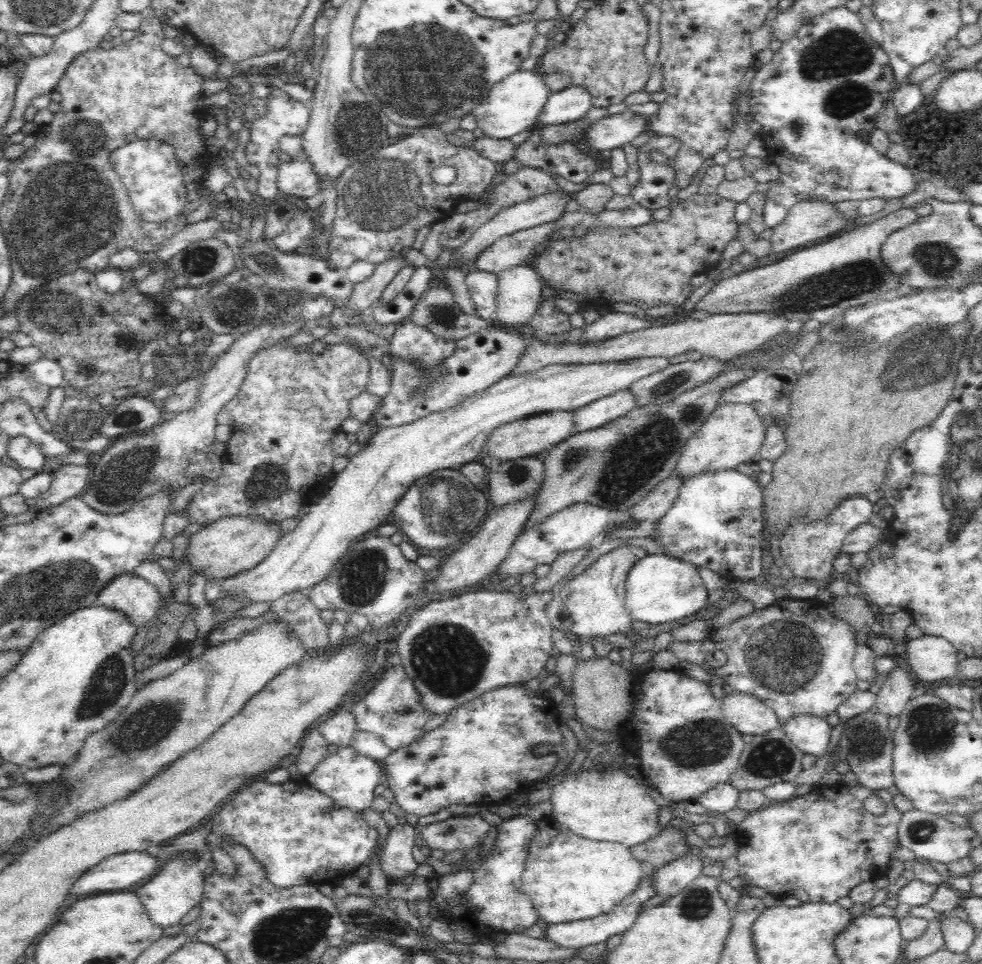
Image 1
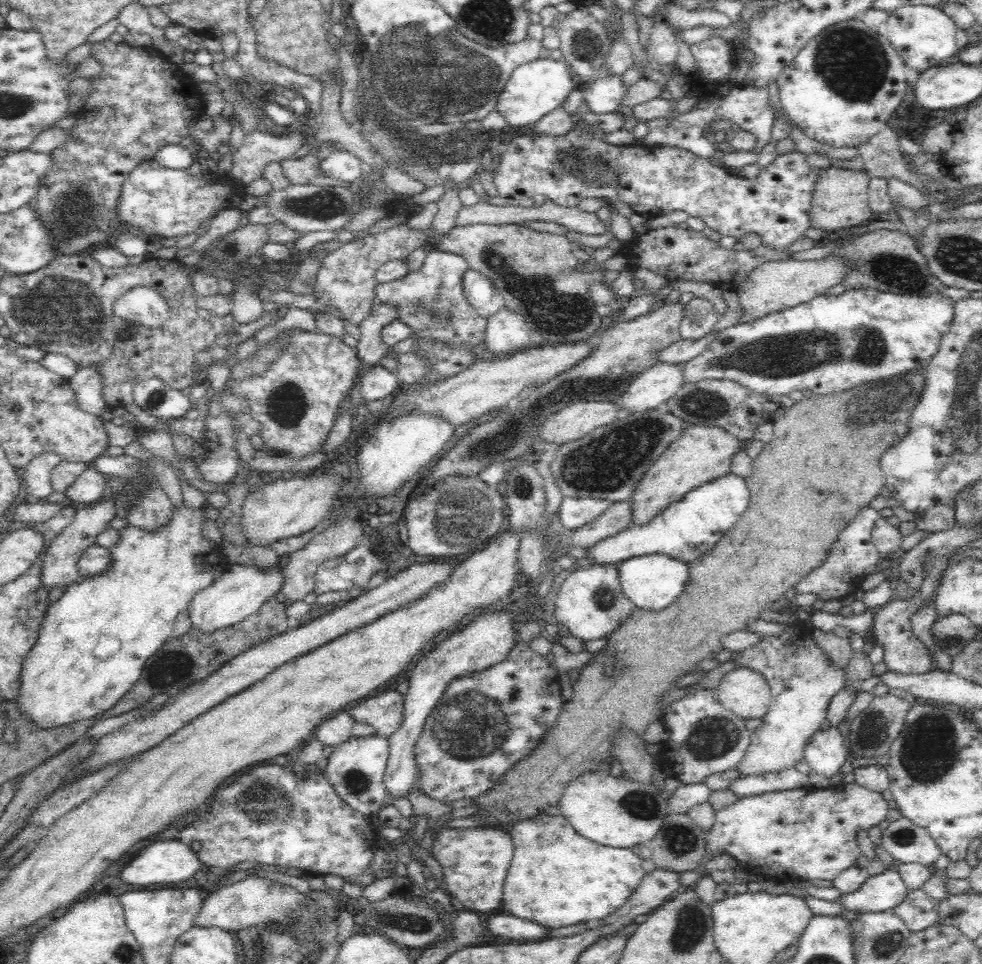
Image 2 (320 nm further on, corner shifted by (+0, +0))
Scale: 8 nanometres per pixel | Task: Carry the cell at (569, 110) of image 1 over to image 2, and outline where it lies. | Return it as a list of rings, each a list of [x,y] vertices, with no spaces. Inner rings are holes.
[[[608,74],[592,84],[579,85],[582,95],[586,99],[586,105],[592,113],[607,114],[616,113],[622,106],[624,96],[628,92],[622,75]]]

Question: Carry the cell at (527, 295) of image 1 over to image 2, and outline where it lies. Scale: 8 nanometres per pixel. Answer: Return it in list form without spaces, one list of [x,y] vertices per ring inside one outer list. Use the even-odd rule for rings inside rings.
[[[500,309],[487,318],[485,342],[482,350],[488,350],[496,357],[507,356],[534,346],[530,330],[524,317],[508,309]]]

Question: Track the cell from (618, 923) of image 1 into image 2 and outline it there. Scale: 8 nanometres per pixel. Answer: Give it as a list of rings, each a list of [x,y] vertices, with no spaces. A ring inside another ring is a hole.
[[[499,913],[489,916],[483,924],[484,928],[488,928],[488,932],[494,936],[504,936],[504,938],[512,938],[512,940],[524,938],[526,942],[546,939],[546,934],[551,929],[512,914]]]

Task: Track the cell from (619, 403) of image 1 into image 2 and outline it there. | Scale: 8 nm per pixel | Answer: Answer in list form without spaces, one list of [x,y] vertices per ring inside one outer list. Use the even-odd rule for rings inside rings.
[[[656,362],[636,377],[628,390],[617,398],[617,405],[625,414],[655,409],[668,398],[672,398],[684,384],[684,363],[687,362]]]

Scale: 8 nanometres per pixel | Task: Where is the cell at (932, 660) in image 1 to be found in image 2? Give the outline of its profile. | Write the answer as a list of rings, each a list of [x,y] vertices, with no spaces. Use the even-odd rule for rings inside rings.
[[[949,553],[943,557],[939,562],[936,562],[934,568],[925,578],[924,584],[915,592],[913,598],[904,600],[900,598],[892,598],[888,604],[883,605],[876,618],[874,618],[874,626],[871,627],[870,638],[877,644],[883,647],[883,662],[886,664],[888,671],[905,675],[924,674],[930,670],[930,654],[926,646],[912,633],[911,616],[914,615],[921,607],[928,603],[937,587],[938,578],[947,568],[947,560],[954,554]]]

